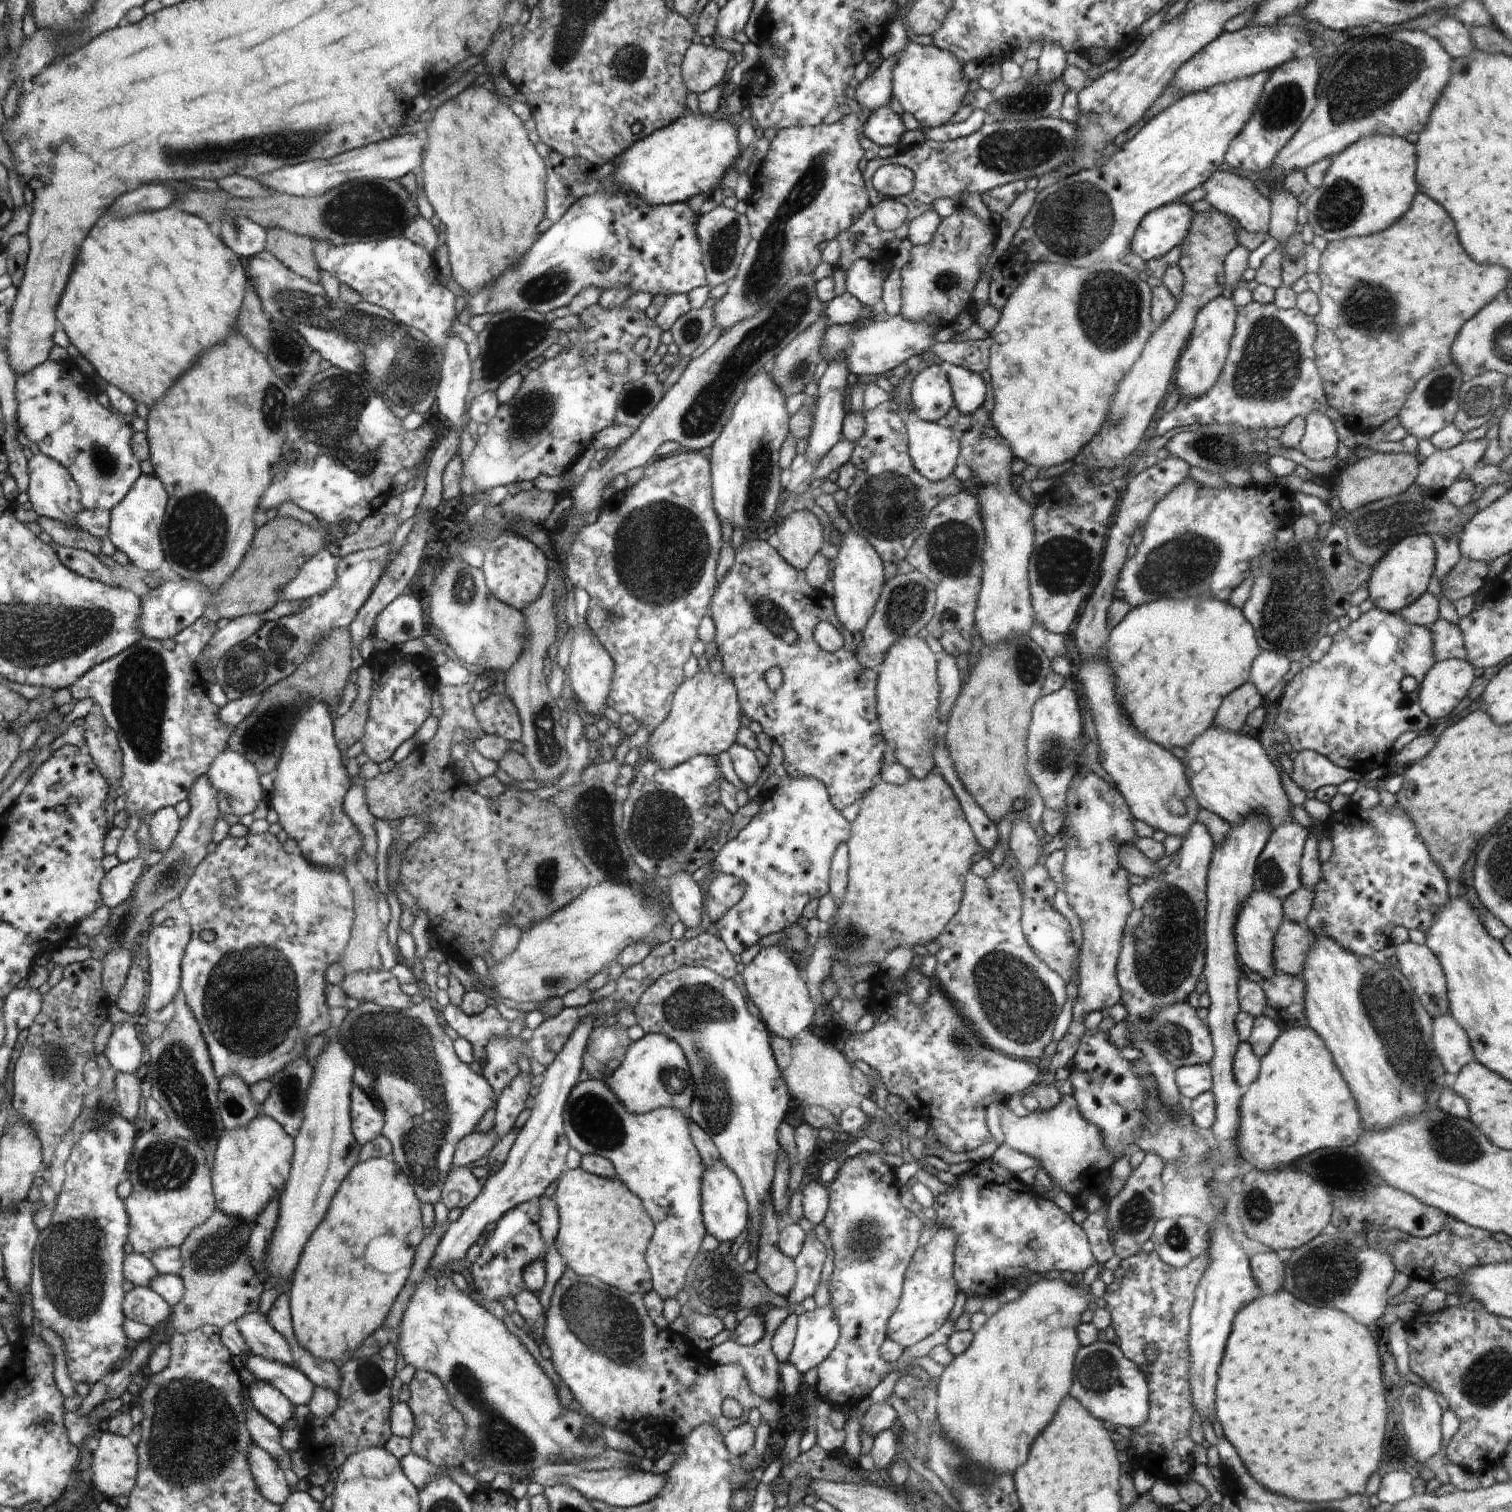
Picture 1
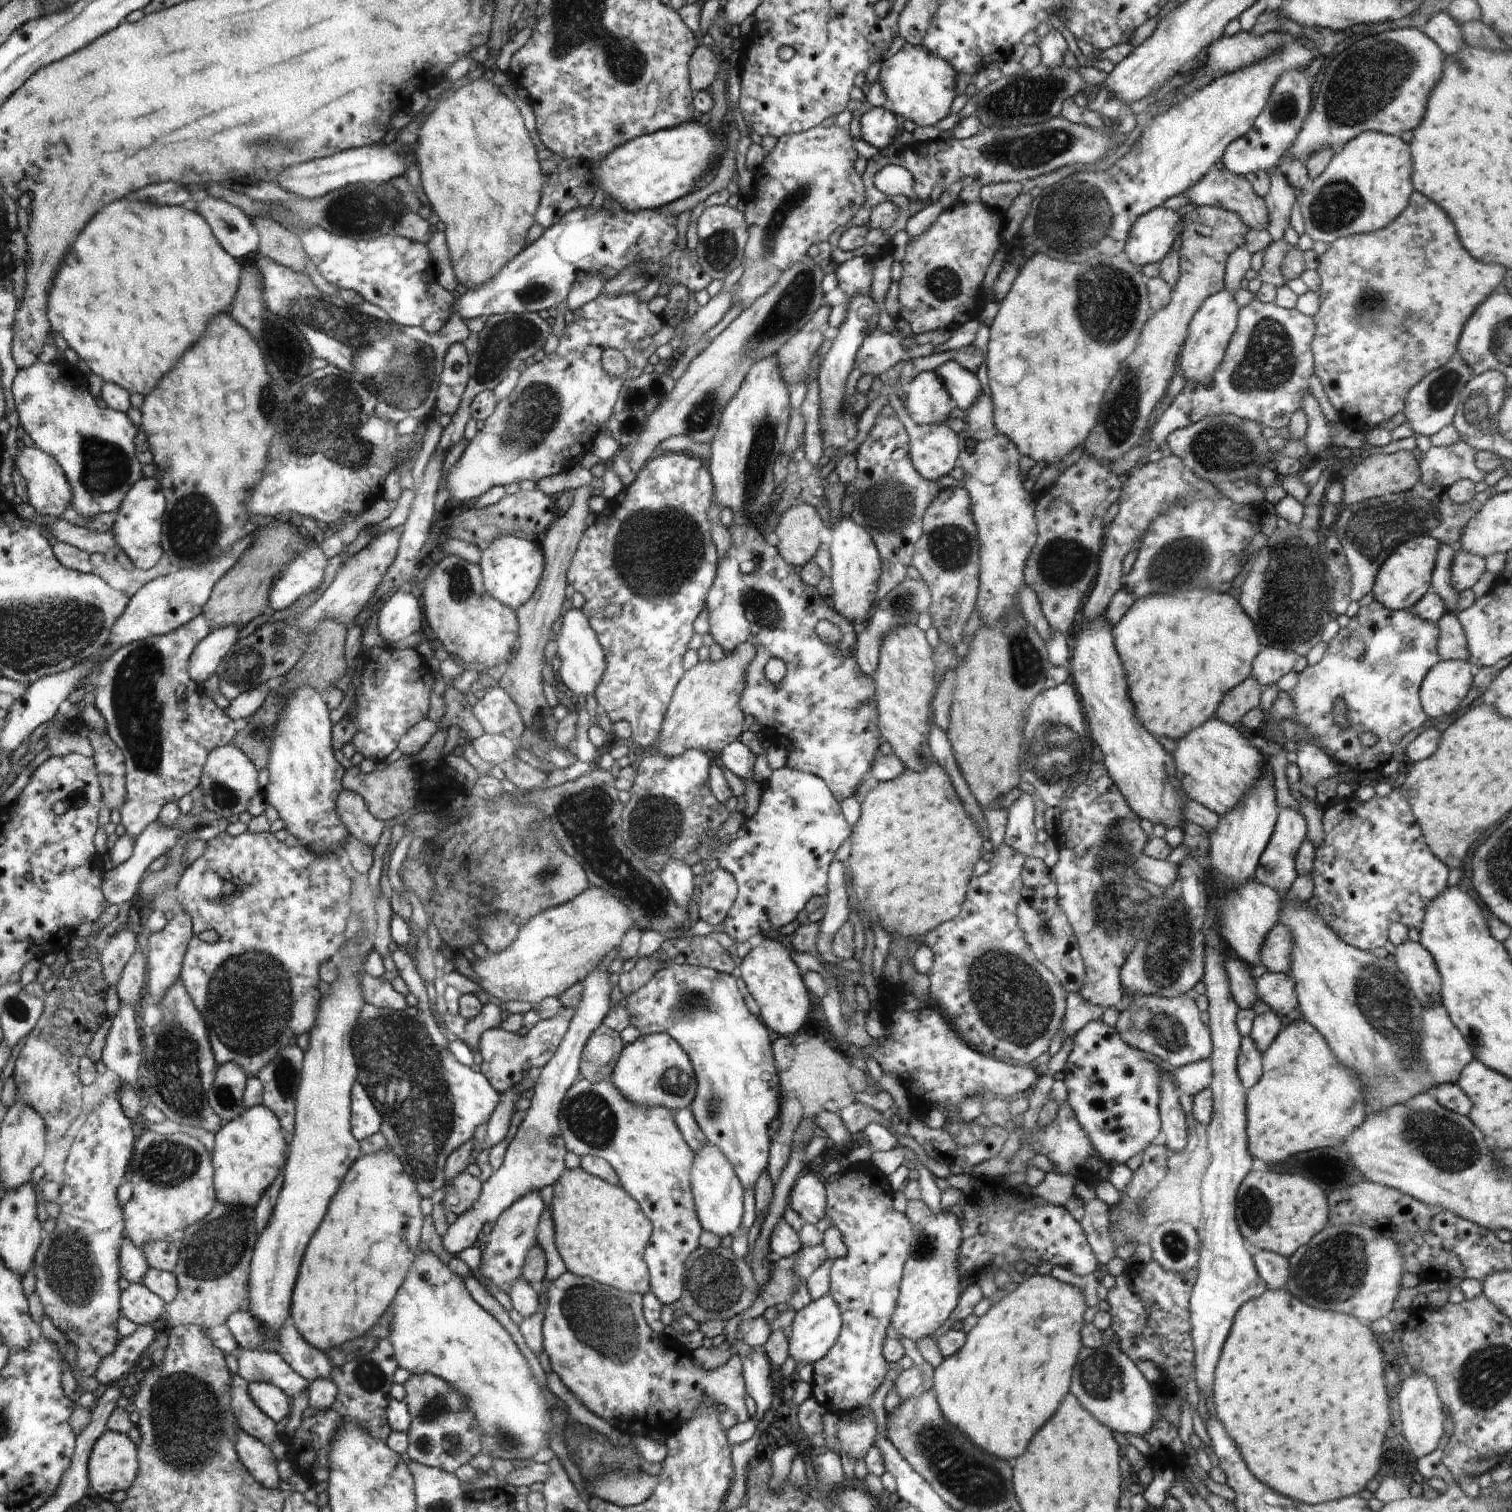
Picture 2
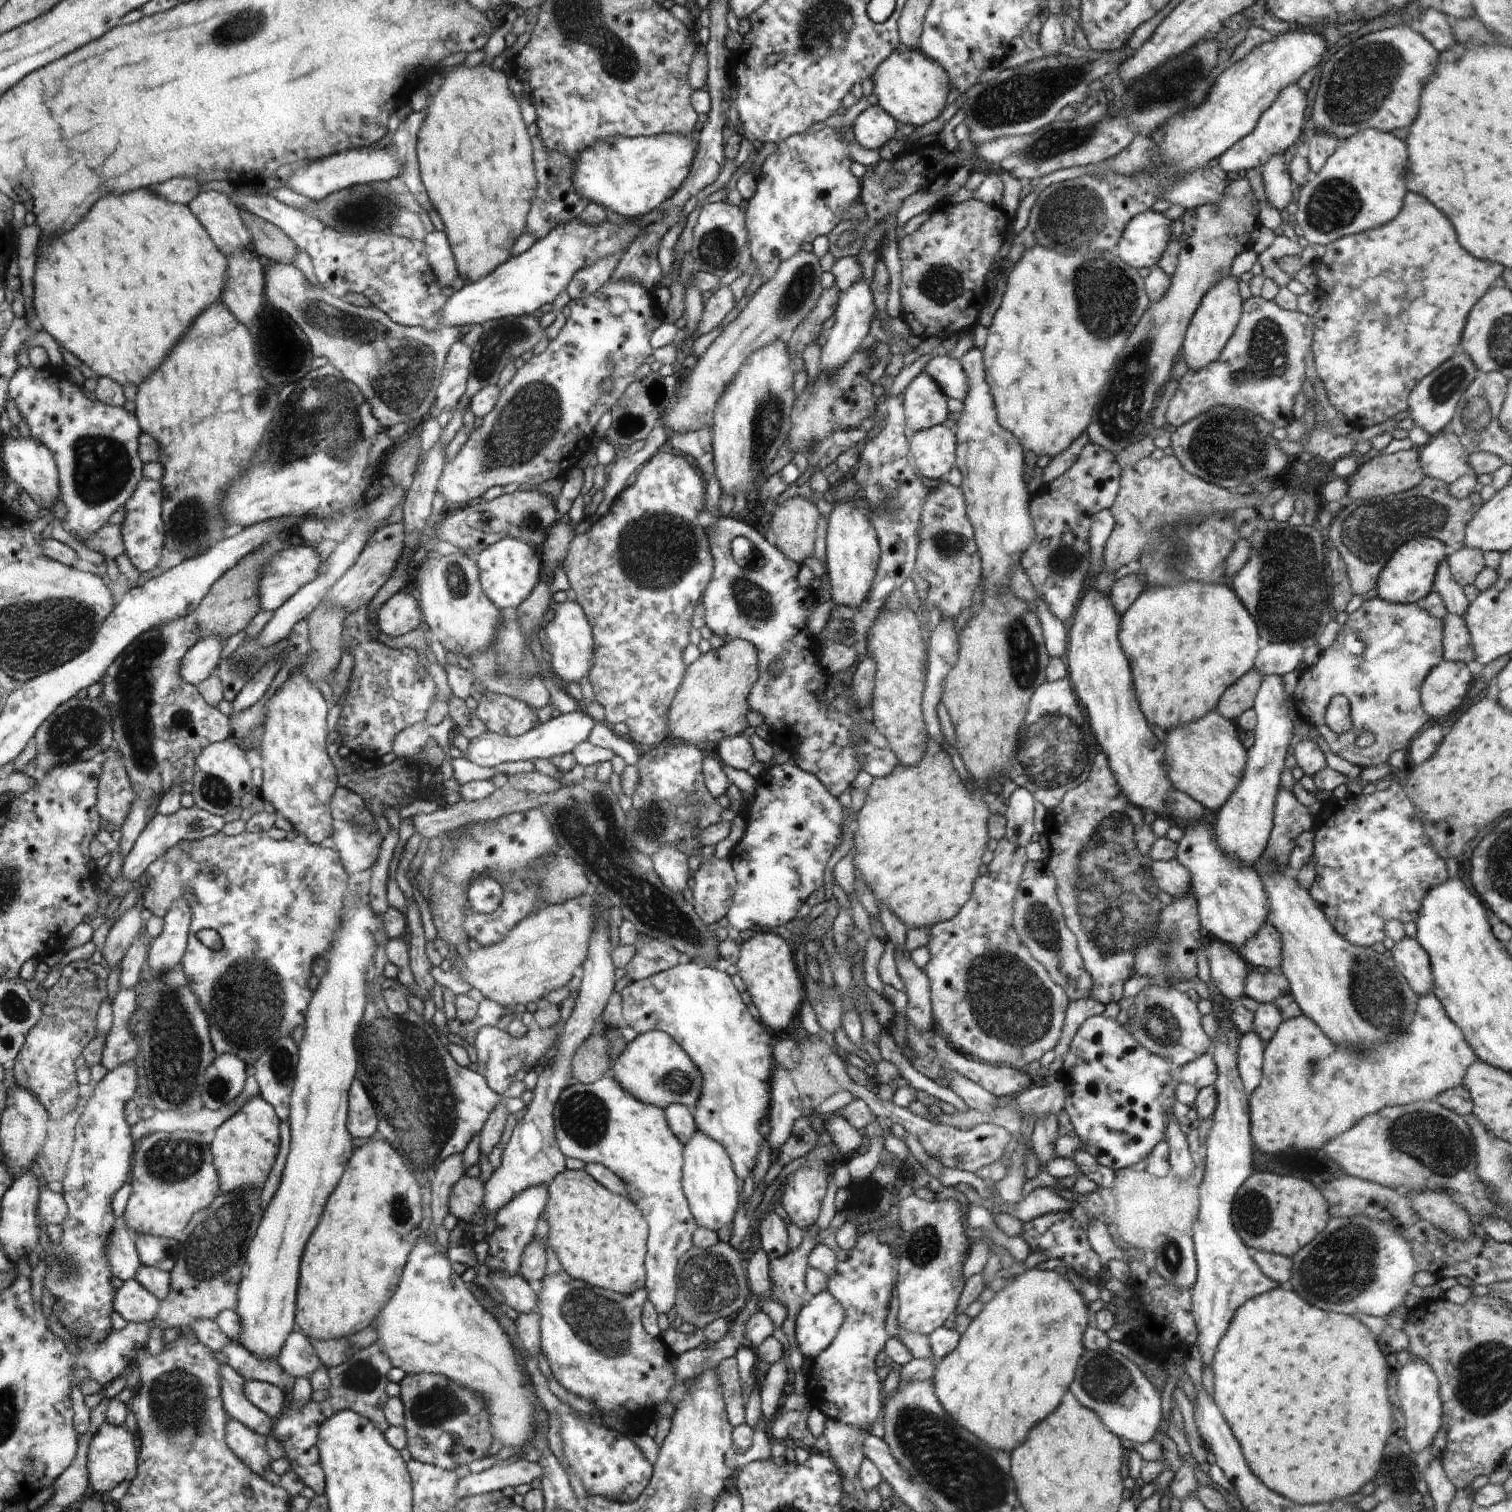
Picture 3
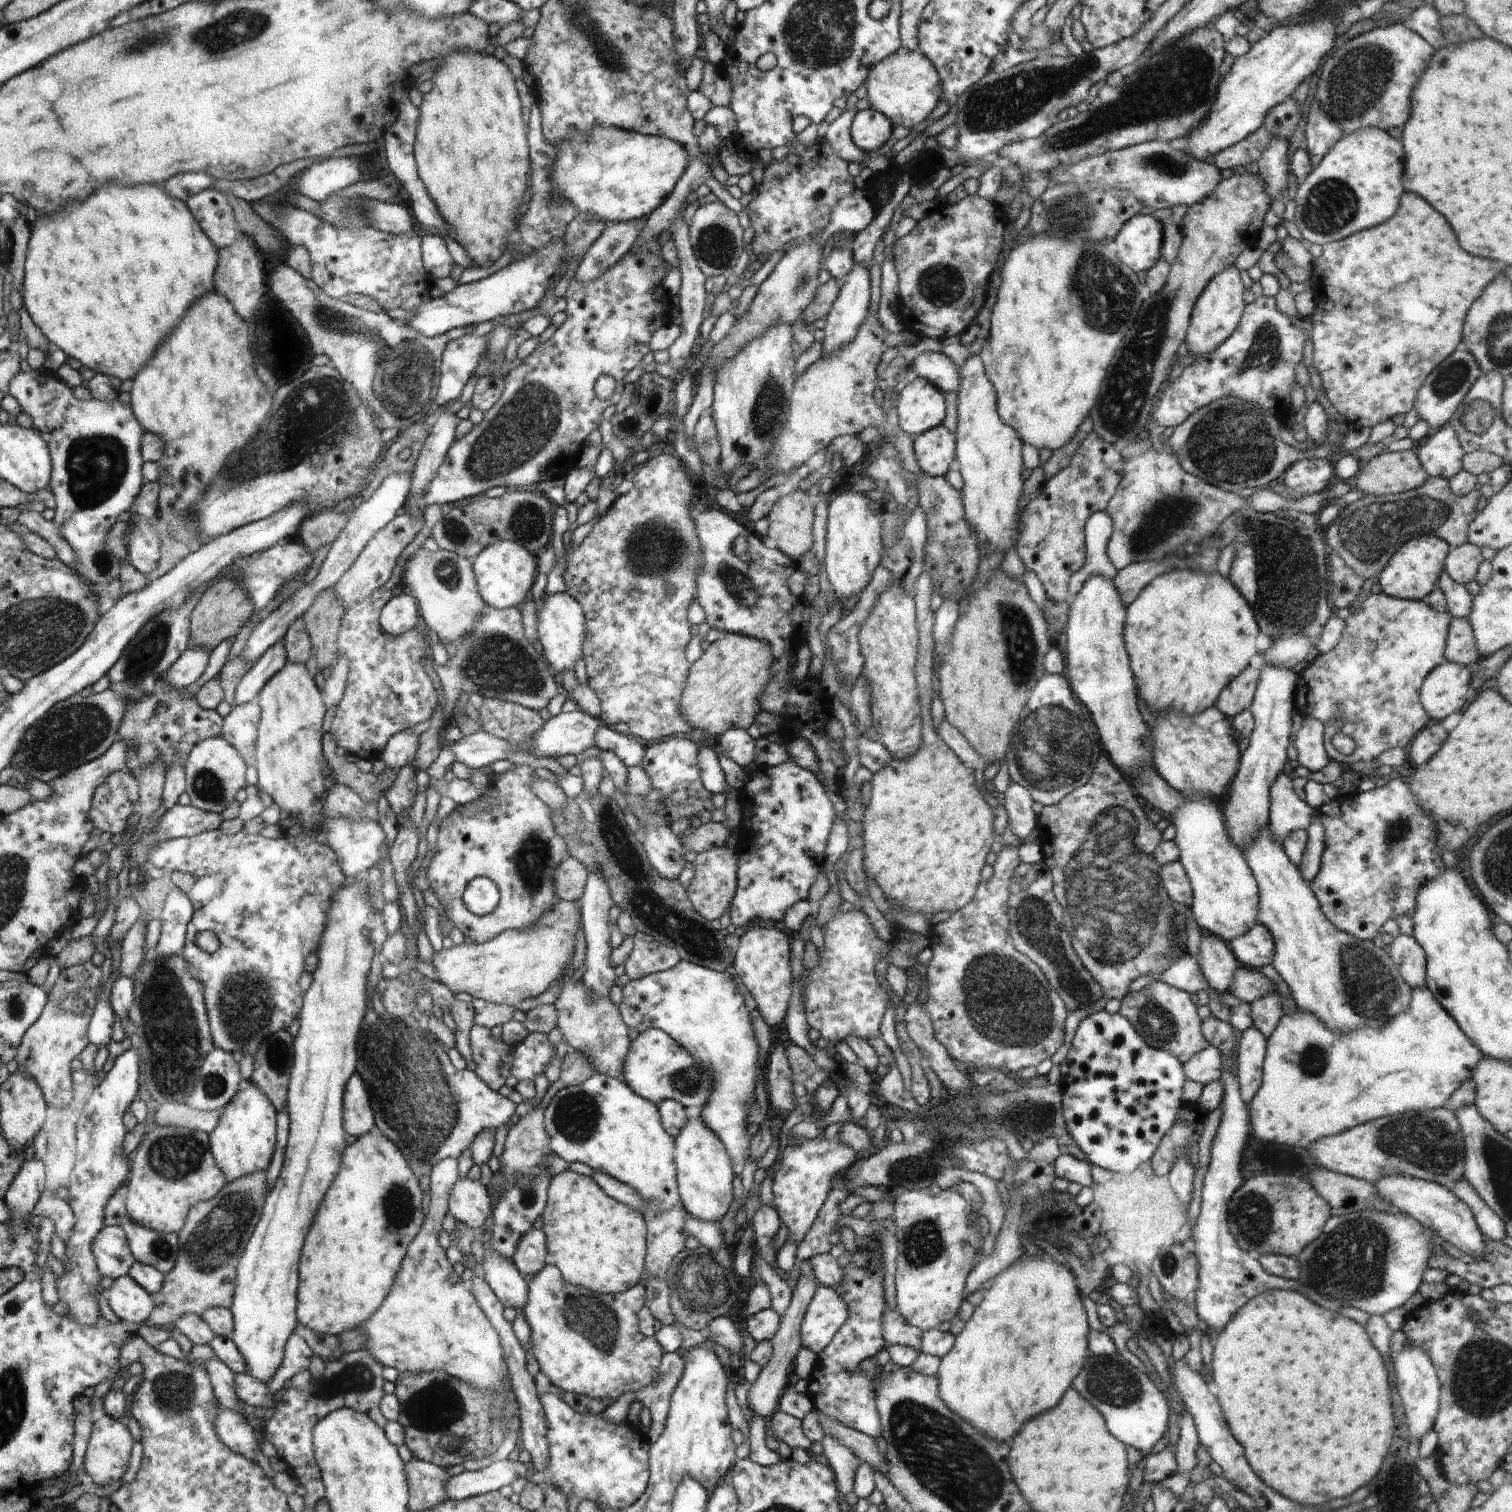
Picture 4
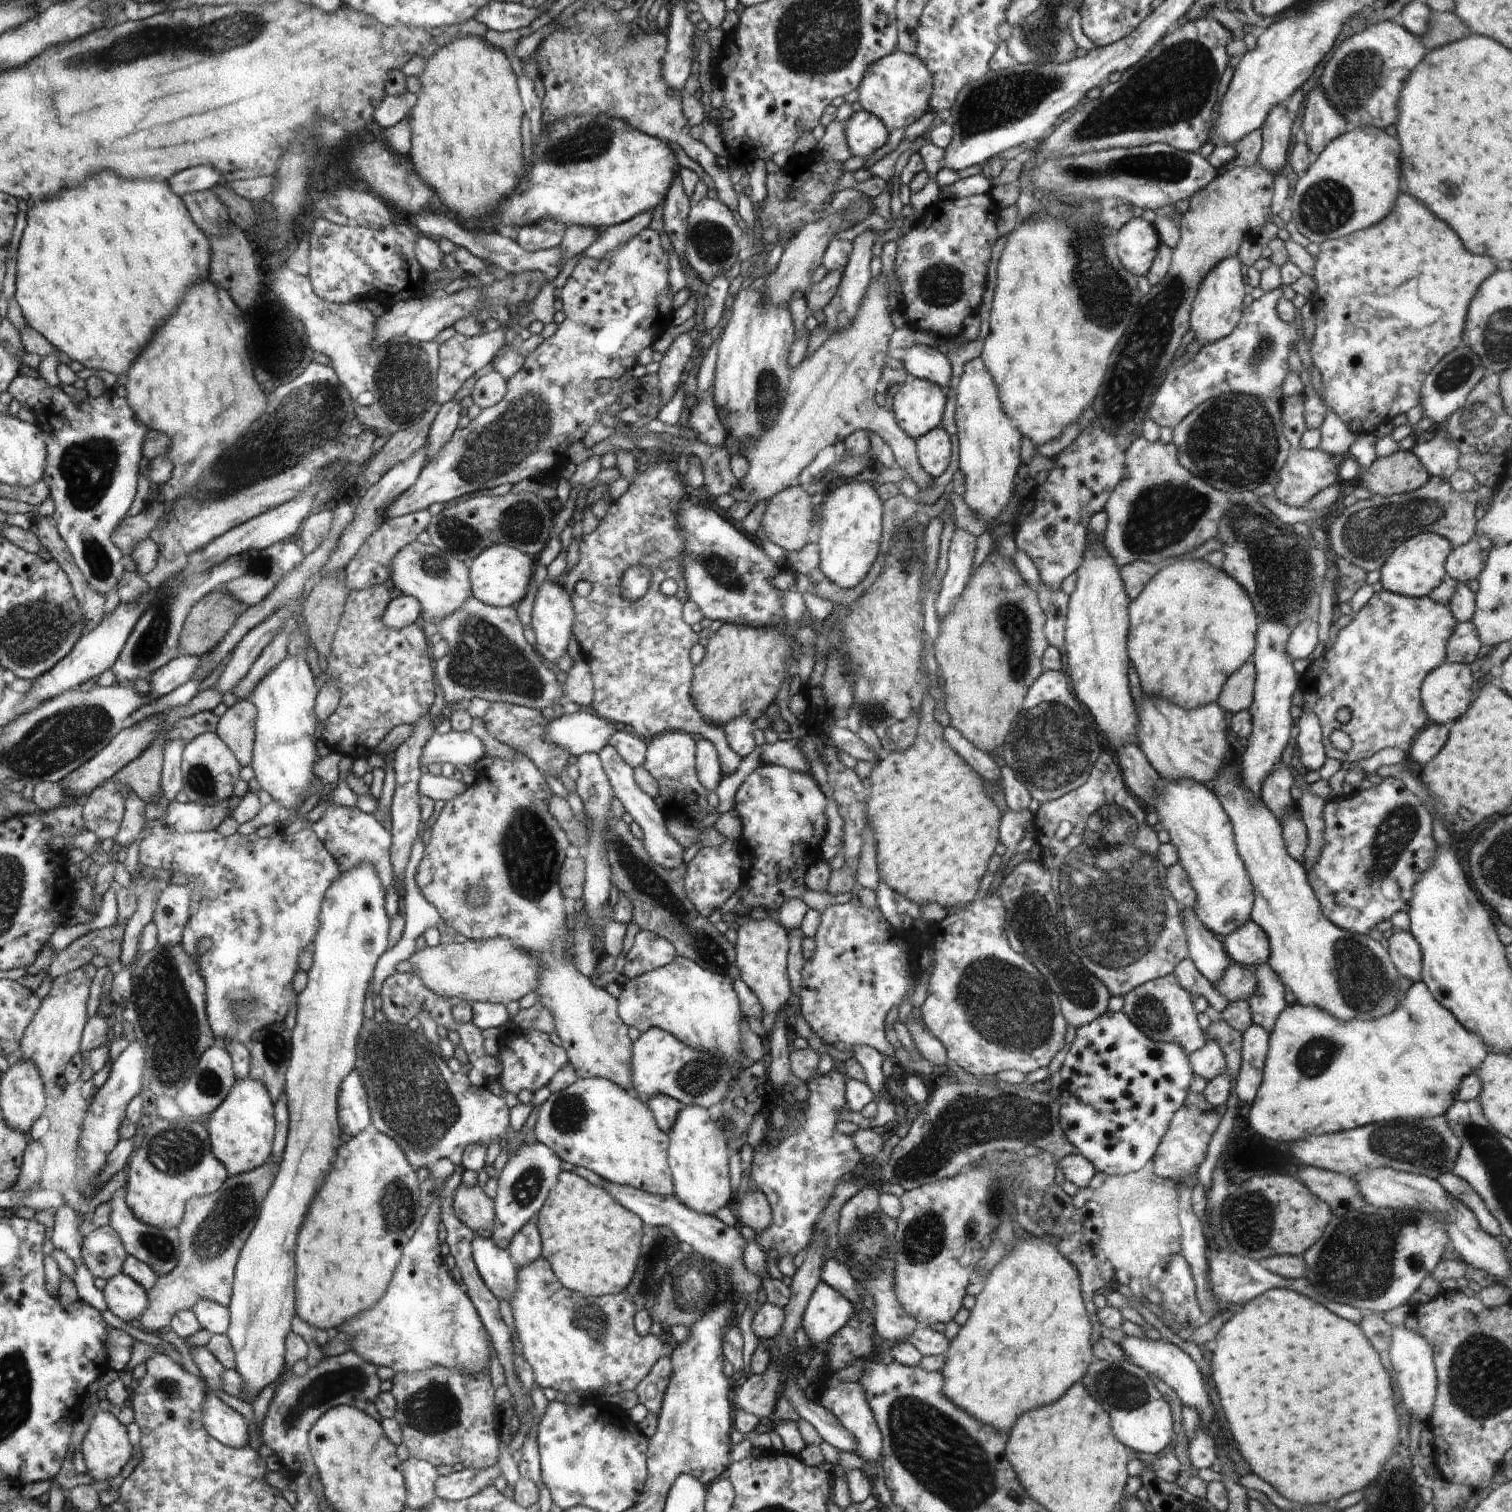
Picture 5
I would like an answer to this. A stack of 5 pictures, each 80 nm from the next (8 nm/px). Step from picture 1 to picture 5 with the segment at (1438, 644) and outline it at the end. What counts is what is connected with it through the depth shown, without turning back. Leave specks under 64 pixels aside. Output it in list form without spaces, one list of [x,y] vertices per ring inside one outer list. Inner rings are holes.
[[[1459,622],[1447,642],[1446,662],[1472,664],[1483,651],[1474,623]]]

